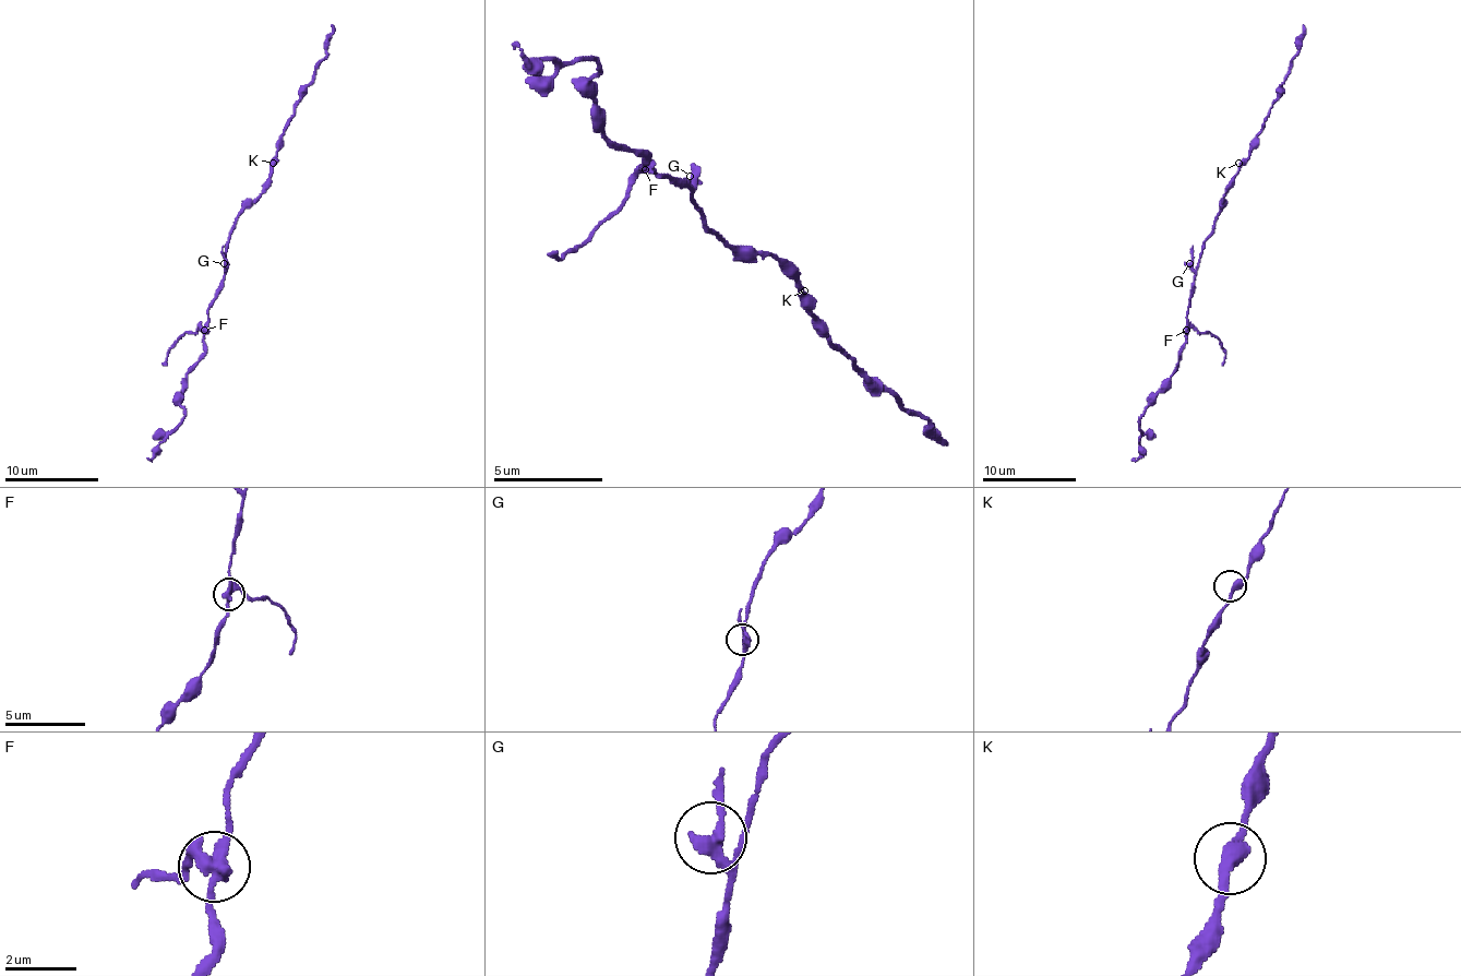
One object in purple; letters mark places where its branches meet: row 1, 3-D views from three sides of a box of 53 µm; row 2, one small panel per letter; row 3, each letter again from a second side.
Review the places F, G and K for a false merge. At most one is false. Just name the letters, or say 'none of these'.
F

